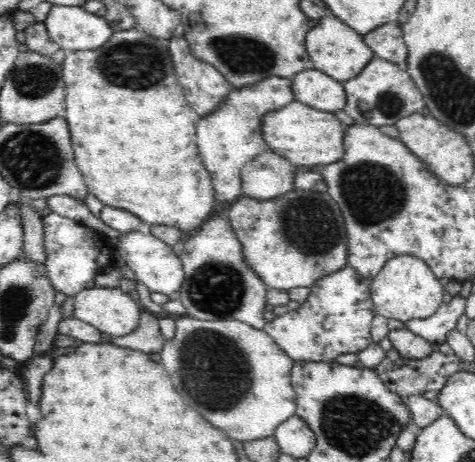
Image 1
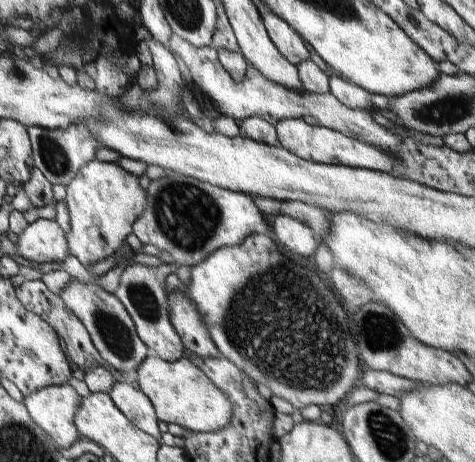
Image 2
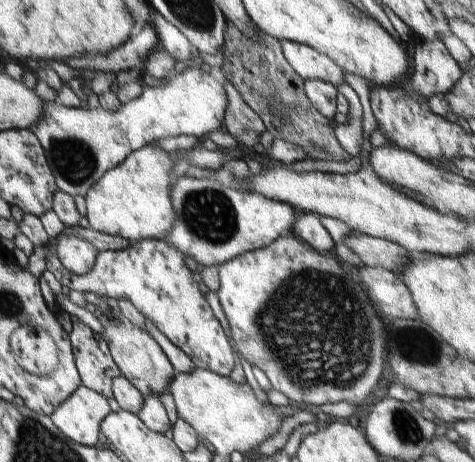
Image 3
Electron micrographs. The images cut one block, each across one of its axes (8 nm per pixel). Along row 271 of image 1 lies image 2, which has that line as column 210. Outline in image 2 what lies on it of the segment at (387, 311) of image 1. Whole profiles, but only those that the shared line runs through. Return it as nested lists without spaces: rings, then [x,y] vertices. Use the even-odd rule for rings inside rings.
[[[147,354],[141,366],[137,366],[135,376],[139,390],[149,398],[161,422],[175,422],[187,432],[207,434],[223,430],[223,426],[229,426],[229,420],[233,418],[233,404],[229,398],[189,358],[167,362],[159,356]]]

